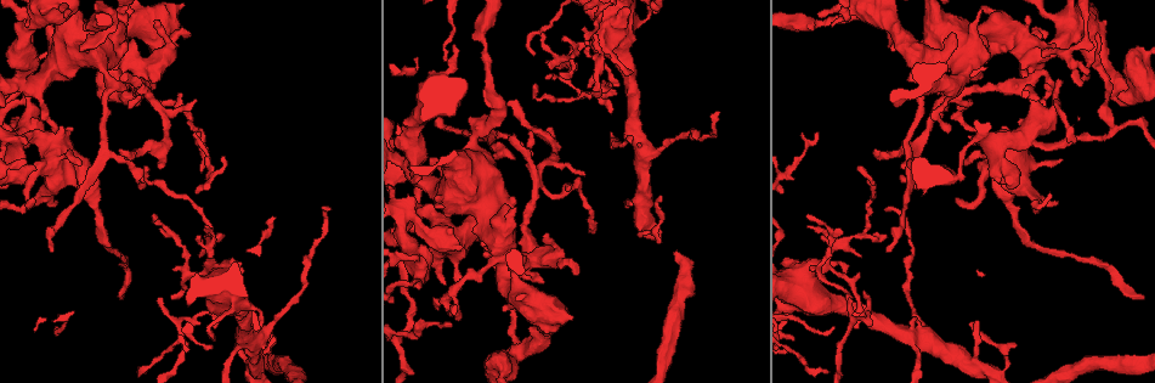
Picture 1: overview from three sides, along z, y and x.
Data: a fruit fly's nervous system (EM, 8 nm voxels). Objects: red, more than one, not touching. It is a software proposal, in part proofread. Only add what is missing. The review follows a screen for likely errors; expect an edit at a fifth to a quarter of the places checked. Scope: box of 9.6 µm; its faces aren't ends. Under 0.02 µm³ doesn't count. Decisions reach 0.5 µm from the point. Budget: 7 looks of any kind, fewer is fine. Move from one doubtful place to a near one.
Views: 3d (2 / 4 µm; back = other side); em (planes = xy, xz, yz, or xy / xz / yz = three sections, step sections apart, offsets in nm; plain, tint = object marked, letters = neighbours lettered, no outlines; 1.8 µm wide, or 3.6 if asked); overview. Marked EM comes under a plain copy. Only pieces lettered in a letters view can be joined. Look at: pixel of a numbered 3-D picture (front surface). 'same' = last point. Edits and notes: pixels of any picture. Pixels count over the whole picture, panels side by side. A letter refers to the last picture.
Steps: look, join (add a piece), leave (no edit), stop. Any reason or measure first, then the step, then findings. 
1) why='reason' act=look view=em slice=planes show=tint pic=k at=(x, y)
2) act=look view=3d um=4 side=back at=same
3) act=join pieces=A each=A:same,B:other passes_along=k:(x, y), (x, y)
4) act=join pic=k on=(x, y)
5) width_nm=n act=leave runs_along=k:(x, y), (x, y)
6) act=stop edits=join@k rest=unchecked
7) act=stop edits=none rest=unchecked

why='thin end' act=look view=em slice=planes show=letters pic=1 at=(51, 251)

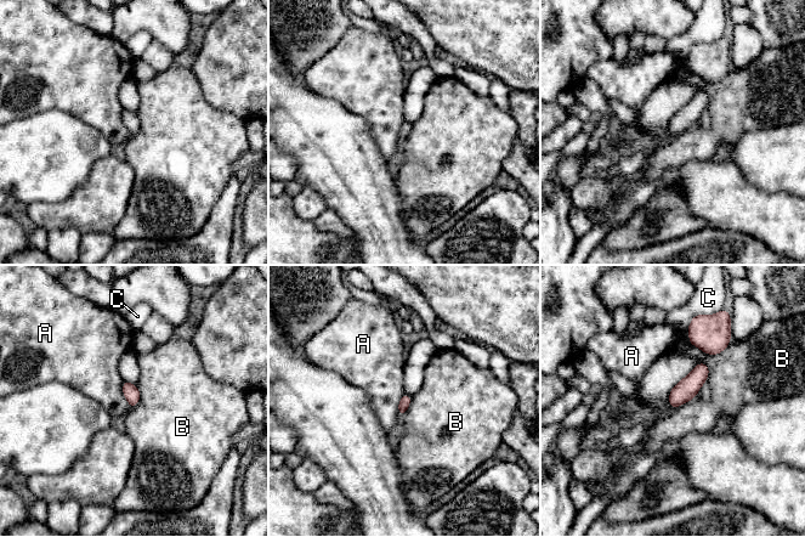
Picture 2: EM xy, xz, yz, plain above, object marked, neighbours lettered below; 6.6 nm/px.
act=leave each=A:other,B:other,C:other border=2:(123, 382), (123, 395), (130, 407) found='no lettered piece goes on from it'

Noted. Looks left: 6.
why='thin arm on a thick one' act=look view=em slice=yz step=8 show=tint pic=1 at=(410, 248)

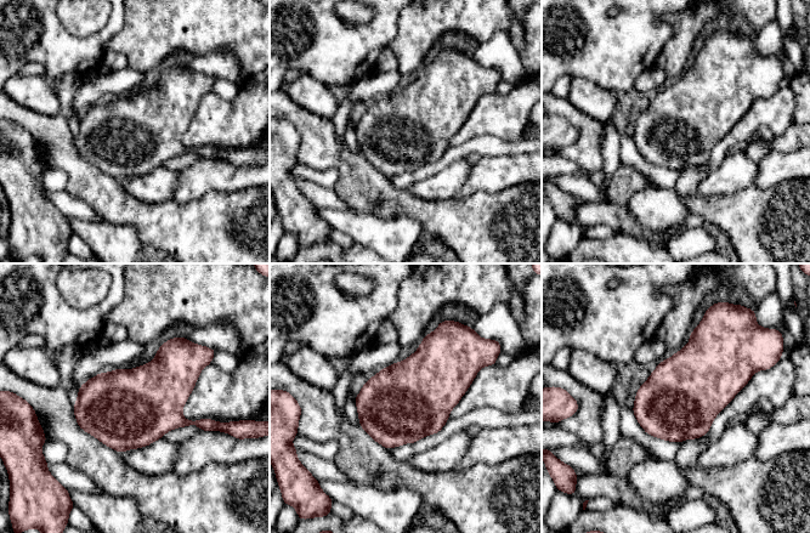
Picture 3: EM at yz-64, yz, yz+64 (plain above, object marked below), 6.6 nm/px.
act=look view=em slice=planes show=letters at=same

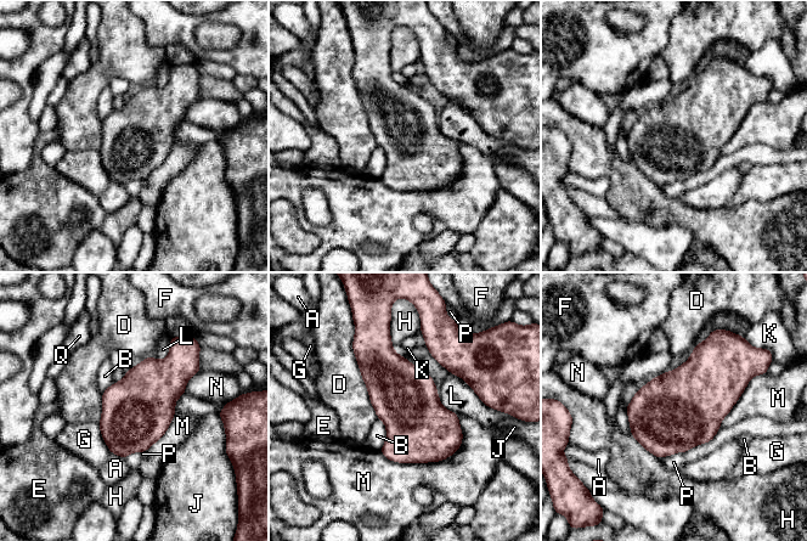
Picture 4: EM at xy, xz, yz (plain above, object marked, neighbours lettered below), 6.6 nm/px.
longest_contact=M:600nm act=leave each=A:other,B:other,D:other,E:other,F:other,G:other,H:other,J:other,K:other,L:other,M:other,N:other,P:other,Q:other found='none of them fits'

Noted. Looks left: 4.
why='free end' act=look view=em slice=planes show=letters pic=1 at=(977, 320)

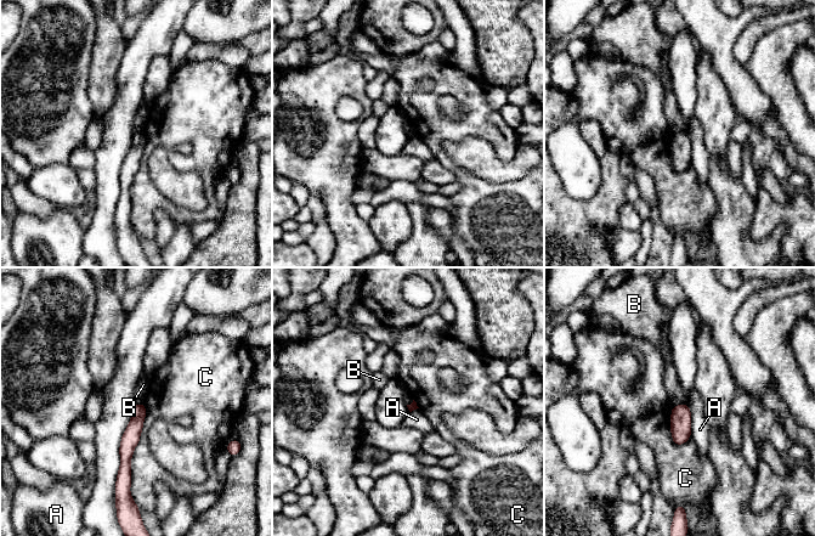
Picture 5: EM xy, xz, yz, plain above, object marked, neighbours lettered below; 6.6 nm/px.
act=leave each=A:other,B:other,C:other found='no lettered piece goes on from it'

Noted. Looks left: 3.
act=stop edits=none rest=unchecked

